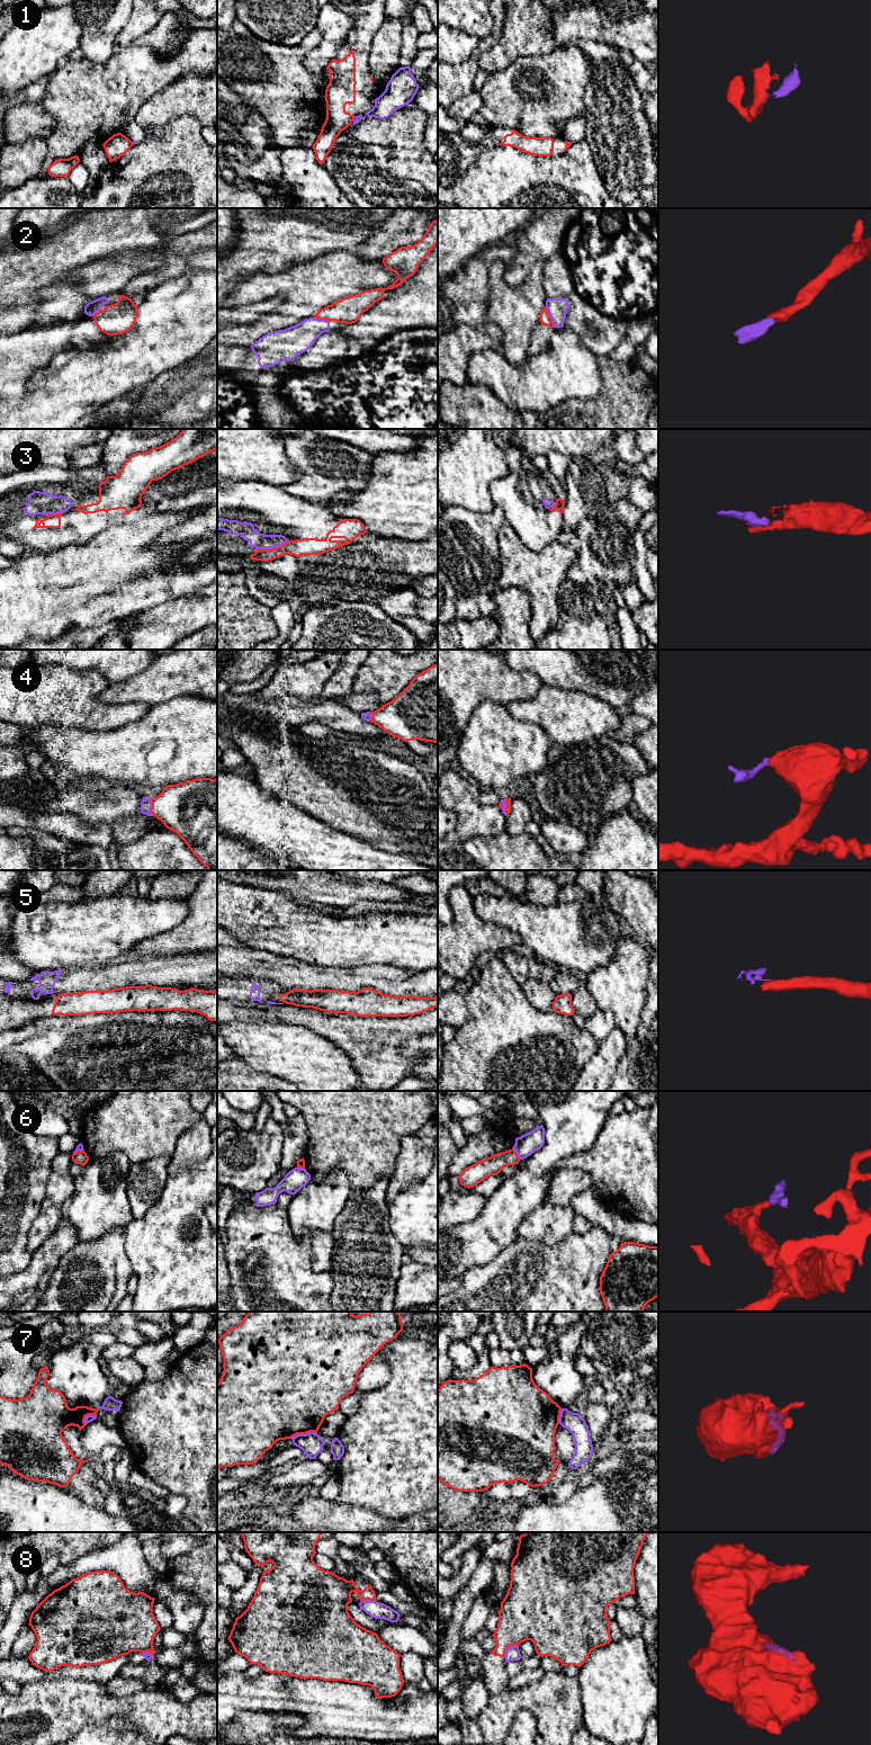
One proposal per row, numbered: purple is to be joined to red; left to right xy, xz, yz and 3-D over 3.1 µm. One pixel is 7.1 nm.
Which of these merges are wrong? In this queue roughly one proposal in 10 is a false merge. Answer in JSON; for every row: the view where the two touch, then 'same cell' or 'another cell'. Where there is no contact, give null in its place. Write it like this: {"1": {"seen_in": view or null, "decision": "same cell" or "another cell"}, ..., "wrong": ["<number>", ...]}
{"1": {"seen_in": null, "decision": "another cell"}, "2": {"seen_in": "yz", "decision": "same cell"}, "3": {"seen_in": "xz", "decision": "same cell"}, "4": {"seen_in": "xy", "decision": "same cell"}, "5": {"seen_in": "xy", "decision": "another cell"}, "6": {"seen_in": "yz", "decision": "another cell"}, "7": {"seen_in": "xz", "decision": "another cell"}, "8": {"seen_in": "yz", "decision": "another cell"}, "wrong": ["1", "5", "6", "7", "8"]}

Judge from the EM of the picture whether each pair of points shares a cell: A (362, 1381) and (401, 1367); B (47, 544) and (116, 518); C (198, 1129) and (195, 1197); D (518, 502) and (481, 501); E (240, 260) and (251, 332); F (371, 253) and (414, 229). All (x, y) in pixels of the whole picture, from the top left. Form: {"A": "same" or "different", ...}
{"A": "different", "B": "same", "C": "different", "D": "different", "E": "different", "F": "same"}

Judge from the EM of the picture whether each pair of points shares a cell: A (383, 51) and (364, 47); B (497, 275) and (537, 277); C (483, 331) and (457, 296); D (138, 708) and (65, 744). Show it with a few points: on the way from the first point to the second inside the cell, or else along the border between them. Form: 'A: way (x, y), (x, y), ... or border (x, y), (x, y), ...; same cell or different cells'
A: border (380, 24), (373, 37), (368, 57), (370, 75); different cells
B: way (504, 286), (509, 291), (523, 291), (526, 288); same cell
C: border (486, 320), (476, 325), (458, 324), (452, 330); different cells
D: border (68, 726), (89, 730), (114, 730), (119, 727); different cells

